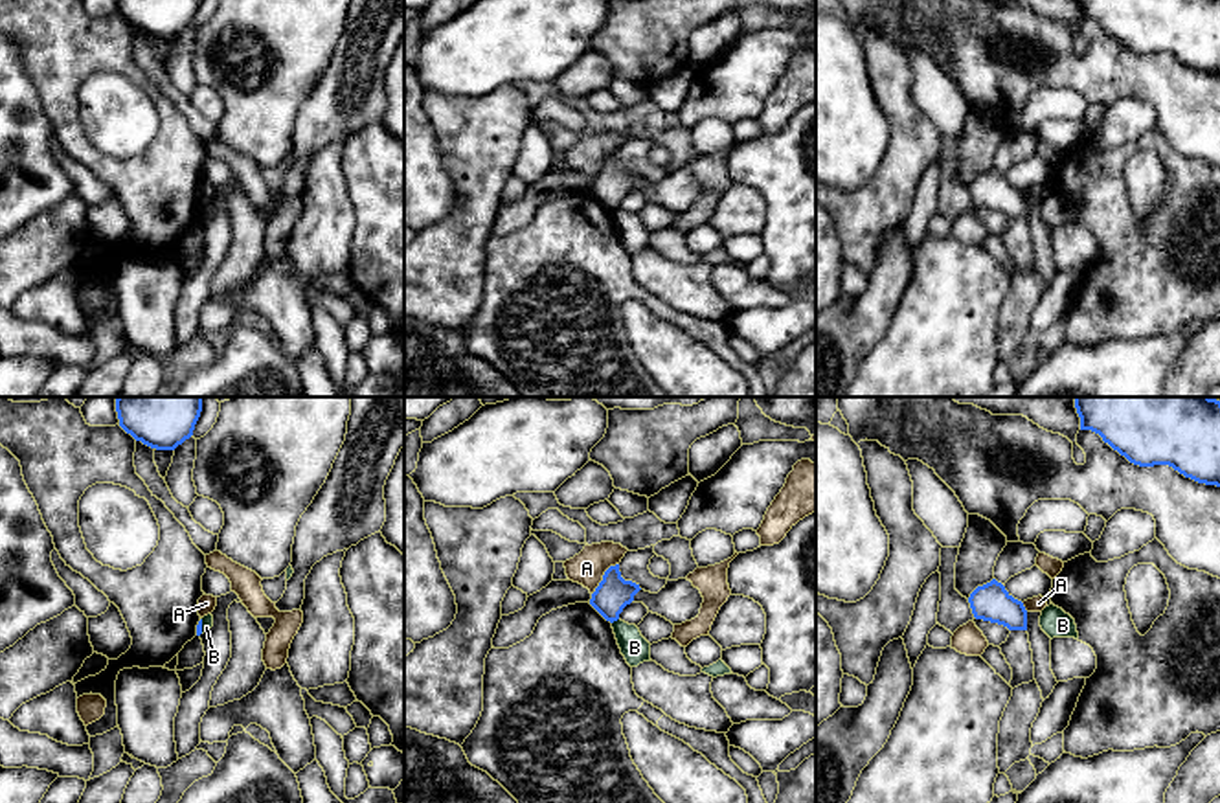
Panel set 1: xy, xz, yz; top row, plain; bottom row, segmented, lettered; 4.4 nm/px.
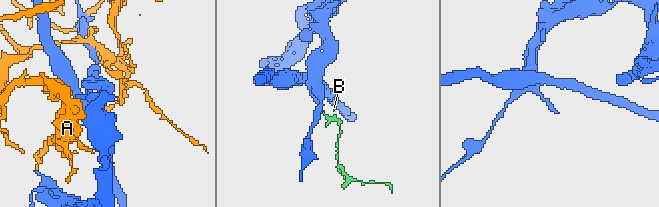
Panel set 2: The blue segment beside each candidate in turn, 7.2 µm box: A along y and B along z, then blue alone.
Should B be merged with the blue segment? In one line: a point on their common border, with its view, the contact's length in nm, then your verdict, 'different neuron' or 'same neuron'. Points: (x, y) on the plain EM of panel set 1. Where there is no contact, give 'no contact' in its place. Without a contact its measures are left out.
xz (614, 208) | 40 nm | different neuron

